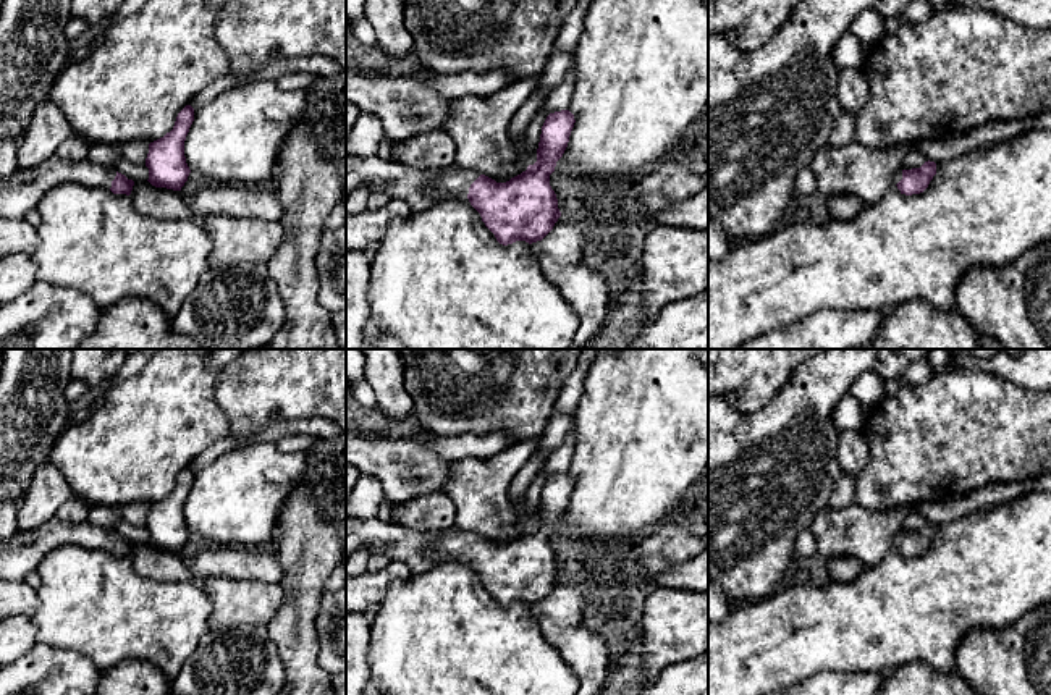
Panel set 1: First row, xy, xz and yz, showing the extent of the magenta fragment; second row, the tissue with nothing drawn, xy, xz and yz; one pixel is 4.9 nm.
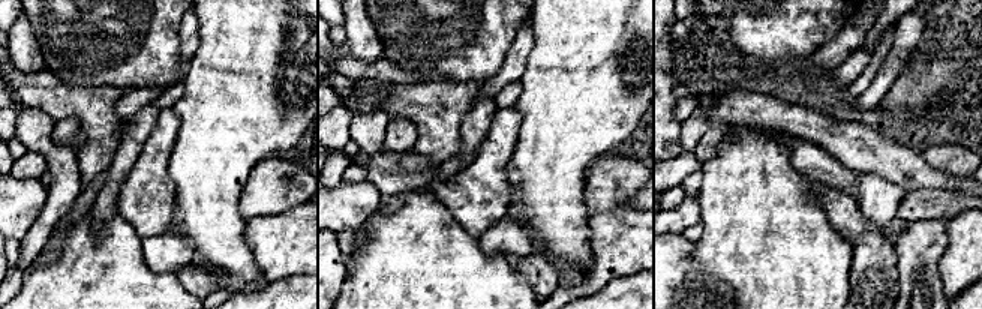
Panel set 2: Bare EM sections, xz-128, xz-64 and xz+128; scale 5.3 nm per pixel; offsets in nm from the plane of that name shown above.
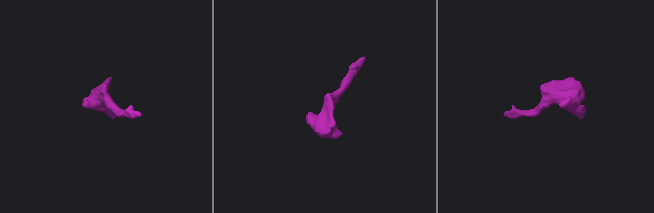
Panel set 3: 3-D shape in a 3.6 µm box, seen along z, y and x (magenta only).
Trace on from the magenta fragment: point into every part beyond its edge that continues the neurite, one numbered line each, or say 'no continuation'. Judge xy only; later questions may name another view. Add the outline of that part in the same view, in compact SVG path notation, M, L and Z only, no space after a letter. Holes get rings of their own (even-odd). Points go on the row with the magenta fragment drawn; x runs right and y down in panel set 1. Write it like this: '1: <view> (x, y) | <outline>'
1: xy (23, 189) | M52 155L37 166L0 176L0 217L24 218L26 212L55 186L79 183L110 189L115 176L115 170L103 168L89 158L68 162Z

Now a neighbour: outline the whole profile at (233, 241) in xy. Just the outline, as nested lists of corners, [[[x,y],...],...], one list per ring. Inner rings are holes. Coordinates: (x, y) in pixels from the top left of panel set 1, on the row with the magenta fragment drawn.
[[[207,217],[202,221],[210,236],[210,268],[246,263],[268,263],[286,238],[280,221],[260,218]]]

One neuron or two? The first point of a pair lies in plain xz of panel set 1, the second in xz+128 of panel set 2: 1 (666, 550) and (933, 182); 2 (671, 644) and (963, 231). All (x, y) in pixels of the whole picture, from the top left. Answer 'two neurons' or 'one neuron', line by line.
1: two neurons
2: one neuron

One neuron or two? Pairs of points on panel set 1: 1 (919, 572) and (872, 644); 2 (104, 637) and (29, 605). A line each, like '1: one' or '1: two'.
1: one
2: two

